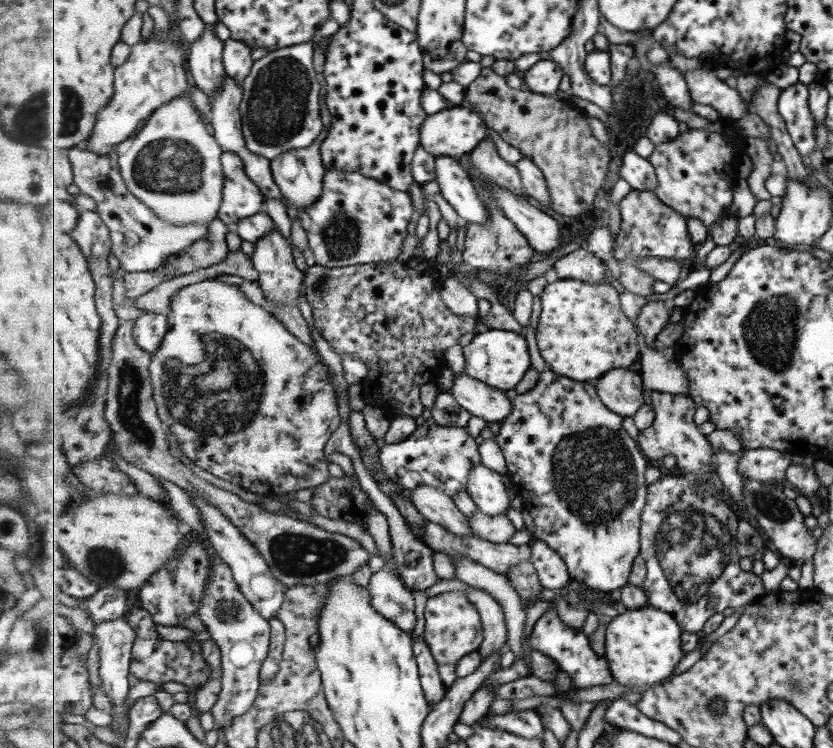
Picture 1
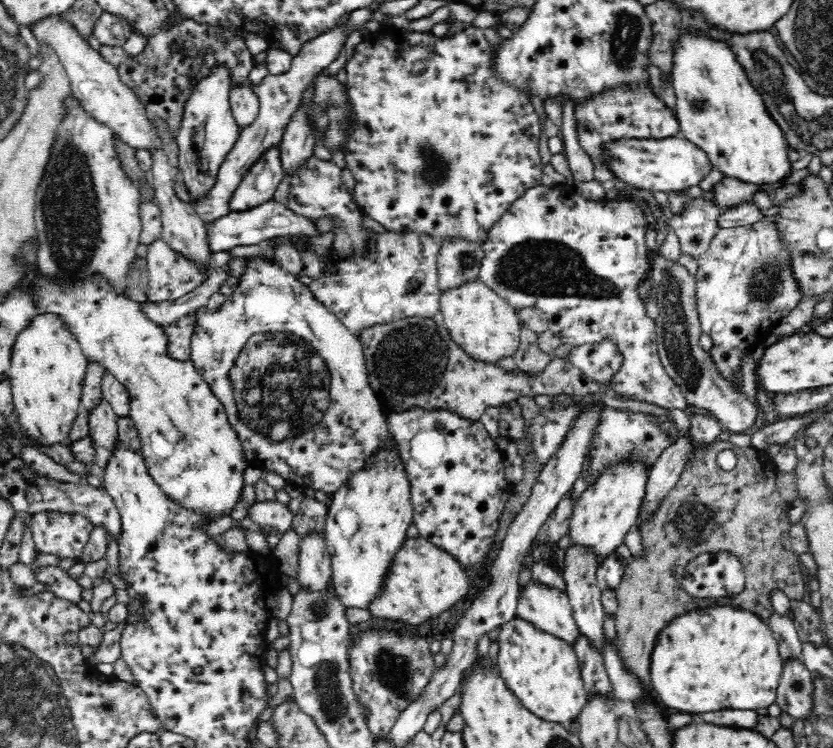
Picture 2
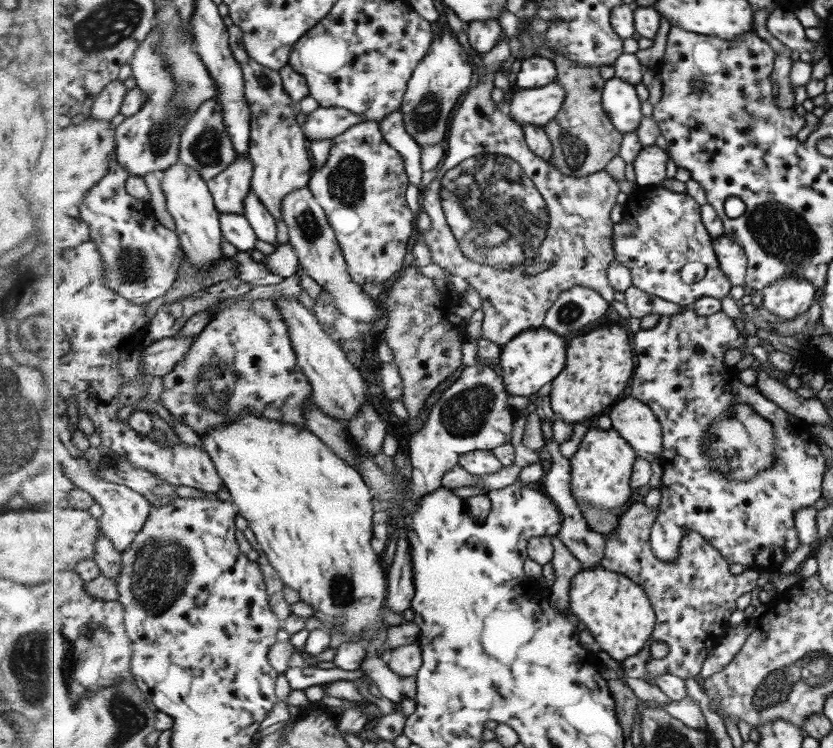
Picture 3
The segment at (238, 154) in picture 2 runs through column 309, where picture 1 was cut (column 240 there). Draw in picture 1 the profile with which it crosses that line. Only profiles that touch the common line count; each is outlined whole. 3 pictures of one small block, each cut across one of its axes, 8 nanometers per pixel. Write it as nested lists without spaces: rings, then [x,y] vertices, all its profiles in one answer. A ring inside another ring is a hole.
[[[243,40],[225,41],[224,65],[228,74],[235,78],[241,86],[245,84],[247,76],[251,74],[255,60],[251,58],[251,46]]]

